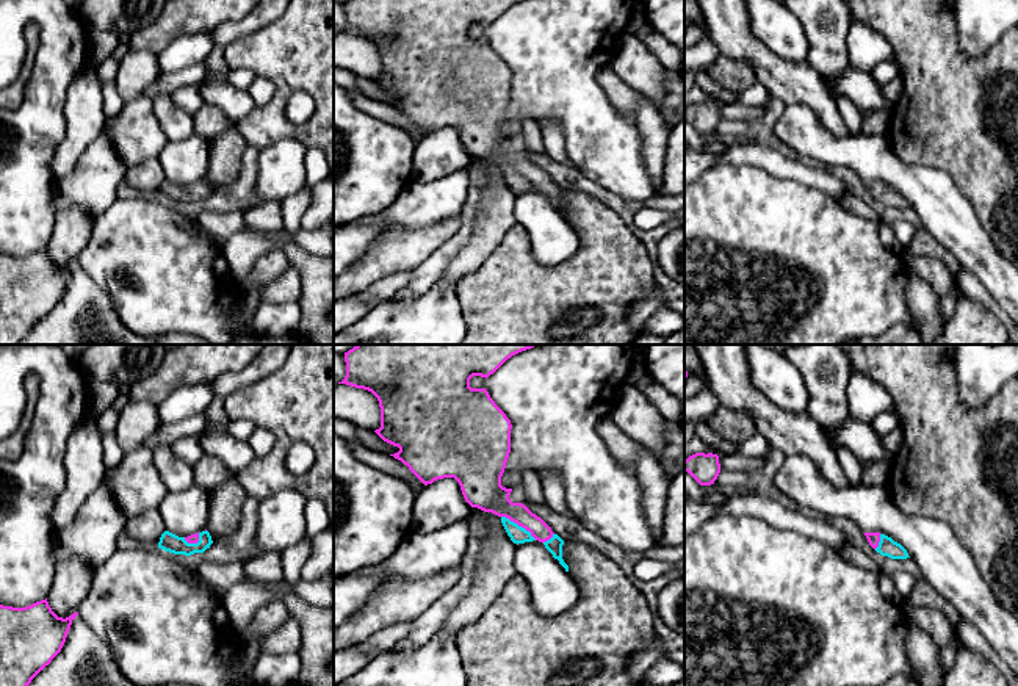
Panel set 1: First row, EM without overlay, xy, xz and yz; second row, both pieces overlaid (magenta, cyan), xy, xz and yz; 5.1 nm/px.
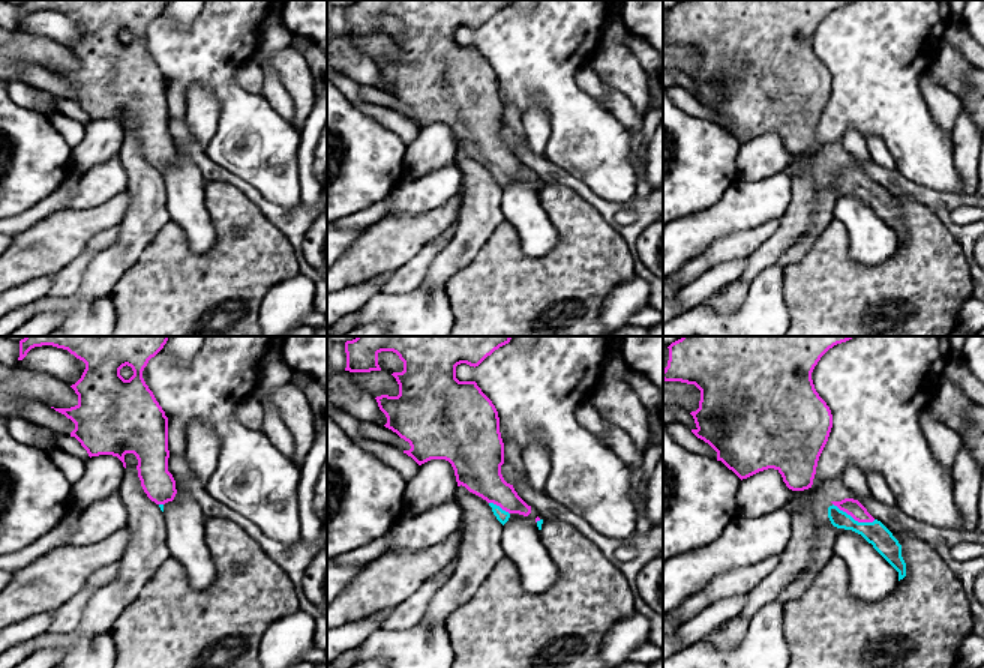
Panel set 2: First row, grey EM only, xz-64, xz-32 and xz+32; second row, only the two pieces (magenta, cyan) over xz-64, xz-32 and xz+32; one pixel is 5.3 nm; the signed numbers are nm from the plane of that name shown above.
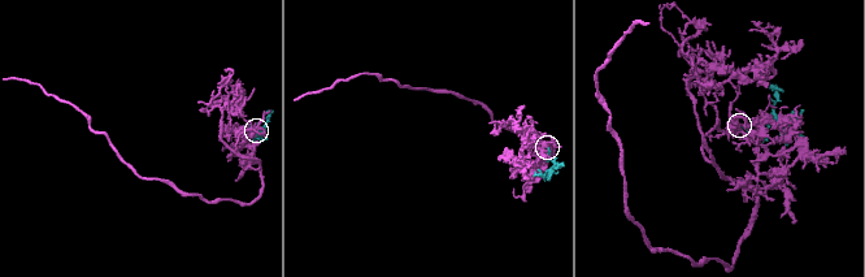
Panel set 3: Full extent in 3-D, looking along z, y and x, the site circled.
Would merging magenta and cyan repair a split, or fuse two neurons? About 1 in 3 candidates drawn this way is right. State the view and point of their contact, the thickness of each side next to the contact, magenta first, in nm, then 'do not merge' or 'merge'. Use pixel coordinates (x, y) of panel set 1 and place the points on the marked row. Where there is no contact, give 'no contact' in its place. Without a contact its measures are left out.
xz (519, 525) | 190/90 nm | merge

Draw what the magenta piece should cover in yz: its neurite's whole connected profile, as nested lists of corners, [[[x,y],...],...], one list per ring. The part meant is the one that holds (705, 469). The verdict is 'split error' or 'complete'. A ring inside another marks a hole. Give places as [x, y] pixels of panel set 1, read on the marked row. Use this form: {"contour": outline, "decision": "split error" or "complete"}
{"contour": [[[695,453],[684,460],[684,471],[700,486],[711,486],[720,473],[719,456],[713,453]]], "decision": "complete"}

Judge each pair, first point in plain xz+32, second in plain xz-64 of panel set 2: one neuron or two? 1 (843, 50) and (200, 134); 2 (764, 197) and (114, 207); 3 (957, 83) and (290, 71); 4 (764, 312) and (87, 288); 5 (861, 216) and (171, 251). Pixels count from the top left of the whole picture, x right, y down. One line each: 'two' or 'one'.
1: two
2: two
3: one
4: two
5: two

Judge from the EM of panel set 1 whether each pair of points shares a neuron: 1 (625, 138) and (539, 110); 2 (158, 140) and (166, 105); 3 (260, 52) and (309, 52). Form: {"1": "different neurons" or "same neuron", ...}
{"1": "same neuron", "2": "different neurons", "3": "same neuron"}

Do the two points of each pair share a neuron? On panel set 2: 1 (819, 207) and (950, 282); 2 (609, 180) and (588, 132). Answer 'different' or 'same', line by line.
1: different
2: same

